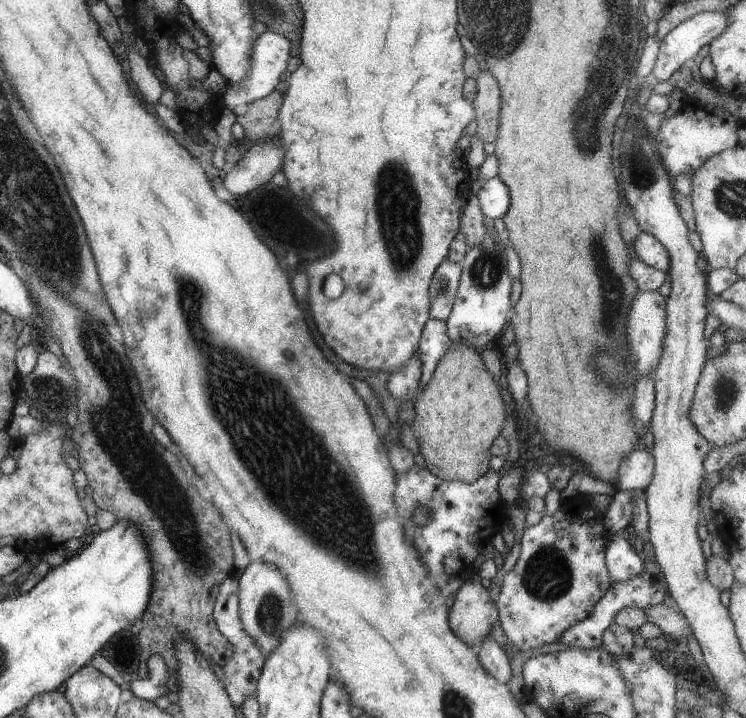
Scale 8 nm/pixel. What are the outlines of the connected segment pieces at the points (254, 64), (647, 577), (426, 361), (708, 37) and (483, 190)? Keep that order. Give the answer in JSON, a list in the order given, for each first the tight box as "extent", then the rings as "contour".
[{"extent":[222,31,289,110],"contour":[[[271,31],[259,34],[253,42],[251,42],[251,52],[249,52],[249,70],[245,80],[241,80],[239,84],[233,84],[226,88],[222,94],[223,106],[232,110],[237,104],[248,104],[267,96],[281,79],[281,74],[285,70],[285,64],[289,60],[289,42],[279,36],[279,34]]]},{"extent":[557,556,668,649],"contour":[[[653,556],[643,557],[643,568],[639,570],[639,574],[635,574],[633,578],[627,581],[619,581],[611,584],[607,588],[607,592],[595,602],[595,606],[591,608],[591,612],[577,624],[568,626],[565,632],[561,632],[561,636],[557,638],[559,646],[569,646],[573,648],[589,649],[602,646],[601,634],[603,630],[613,623],[613,616],[622,608],[647,608],[663,603],[667,599],[668,590],[663,573],[660,570]]]},{"extent":[417,318,451,392],"contour":[[[430,318],[427,319],[422,328],[417,347],[419,360],[421,360],[421,376],[417,392],[427,384],[437,362],[443,358],[443,352],[447,352],[449,344],[451,344],[445,324],[446,322]]]},{"extent":[650,10,727,83],"contour":[[[727,10],[699,12],[673,30],[669,30],[659,42],[657,60],[653,64],[650,76],[654,77],[657,83],[663,82],[675,70],[691,60],[696,60],[699,48],[704,44],[709,44],[711,40],[723,32],[725,22],[727,22],[725,14],[727,14]]]},{"extent":[476,175,509,218],"contour":[[[498,175],[485,180],[476,194],[479,210],[485,218],[502,218],[509,208],[509,192]]]}]

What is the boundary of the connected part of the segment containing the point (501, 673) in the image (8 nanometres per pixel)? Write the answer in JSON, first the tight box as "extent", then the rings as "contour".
{"extent":[477,637,511,684],"contour":[[[490,637],[483,638],[477,648],[479,648],[477,652],[479,662],[487,670],[487,674],[493,676],[499,684],[505,684],[511,677],[508,652]]]}

